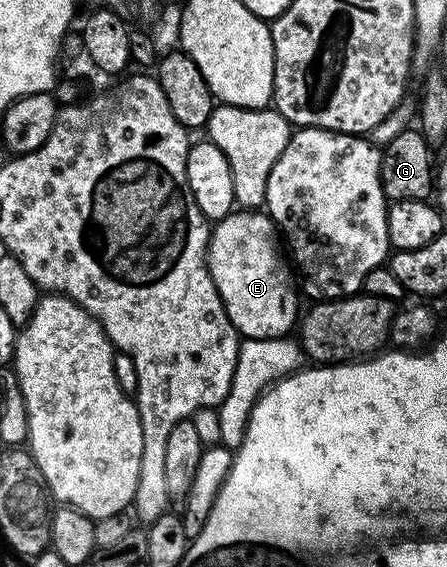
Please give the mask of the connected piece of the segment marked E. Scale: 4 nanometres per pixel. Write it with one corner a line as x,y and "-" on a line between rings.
232,210
210,228
207,268
229,321
244,340
281,338
288,334
287,315
295,320
300,318
300,292
287,287
292,264
281,246
281,235
274,221
262,210

